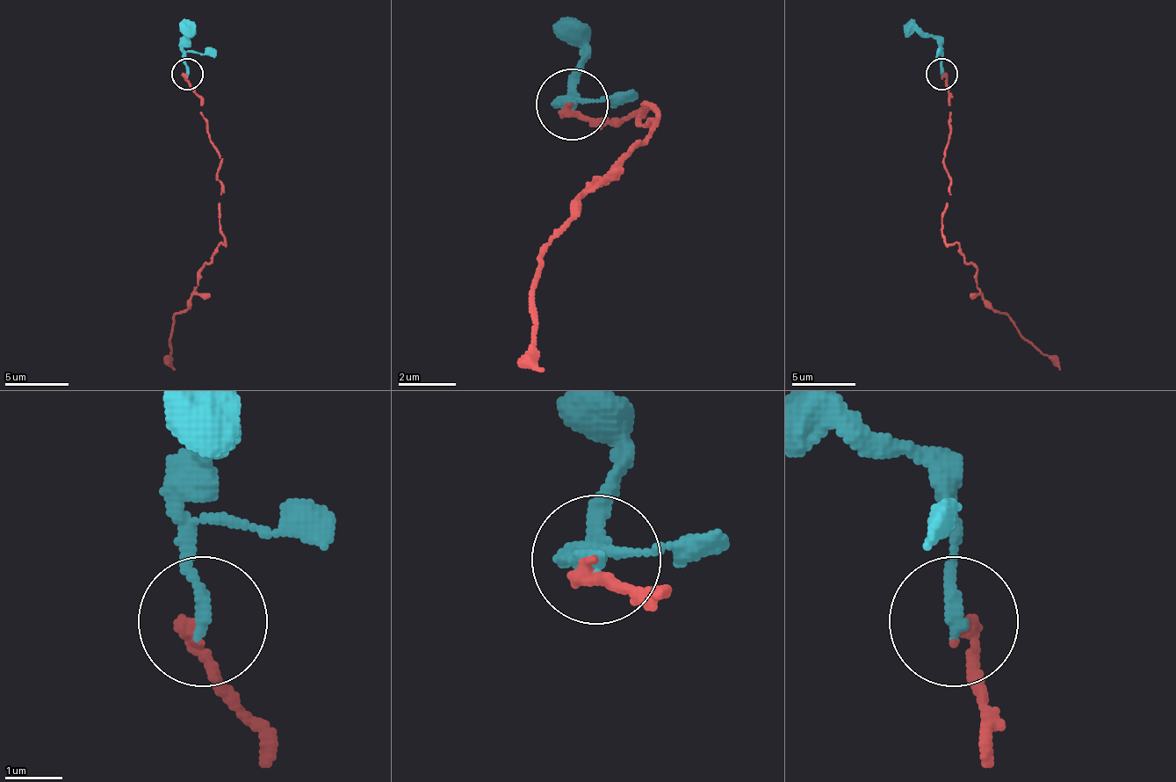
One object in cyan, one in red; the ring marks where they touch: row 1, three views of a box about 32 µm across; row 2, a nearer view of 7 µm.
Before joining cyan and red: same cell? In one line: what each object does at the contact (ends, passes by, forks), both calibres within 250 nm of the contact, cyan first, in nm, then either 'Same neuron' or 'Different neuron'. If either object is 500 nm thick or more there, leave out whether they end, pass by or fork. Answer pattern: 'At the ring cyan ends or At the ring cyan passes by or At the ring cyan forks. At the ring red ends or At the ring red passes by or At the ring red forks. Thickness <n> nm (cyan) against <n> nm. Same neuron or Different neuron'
At the ring cyan ends. At the ring red ends. Thickness 240 nm (cyan) against 240 nm. Same neuron

